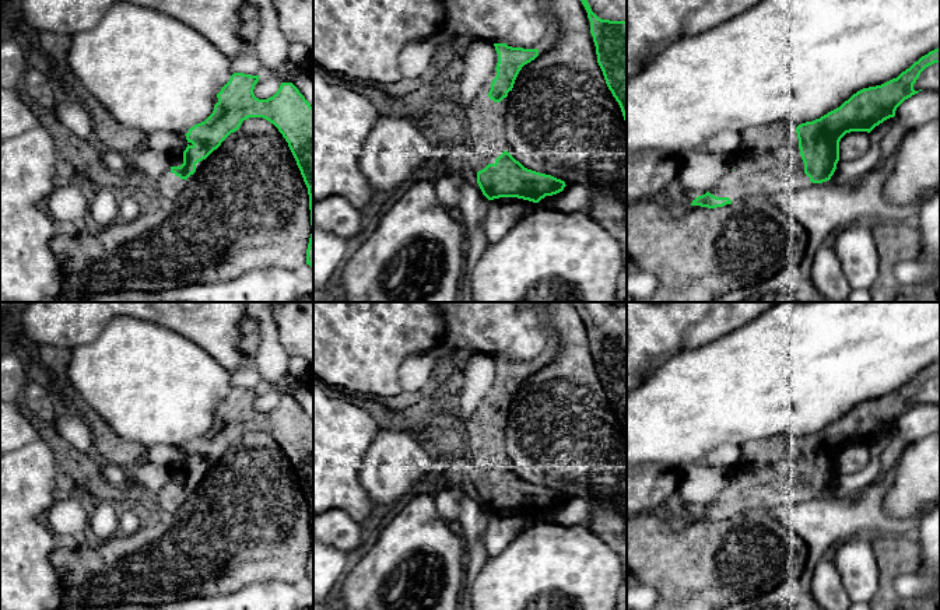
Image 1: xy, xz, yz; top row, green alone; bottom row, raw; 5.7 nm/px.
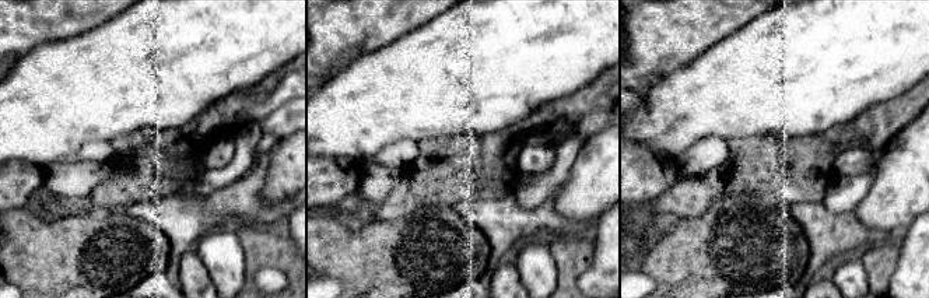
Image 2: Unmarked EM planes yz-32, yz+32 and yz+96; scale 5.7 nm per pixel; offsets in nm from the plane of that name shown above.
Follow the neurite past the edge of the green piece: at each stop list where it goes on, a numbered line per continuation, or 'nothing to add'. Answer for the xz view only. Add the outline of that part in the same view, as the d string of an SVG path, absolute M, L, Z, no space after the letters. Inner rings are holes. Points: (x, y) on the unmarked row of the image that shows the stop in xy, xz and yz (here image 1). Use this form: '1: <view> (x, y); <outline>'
1: xz (487, 435); M490 392L467 423L467 452L474 463L491 463L508 452L508 427L511 416L494 416L488 406Z

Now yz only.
nothing to add

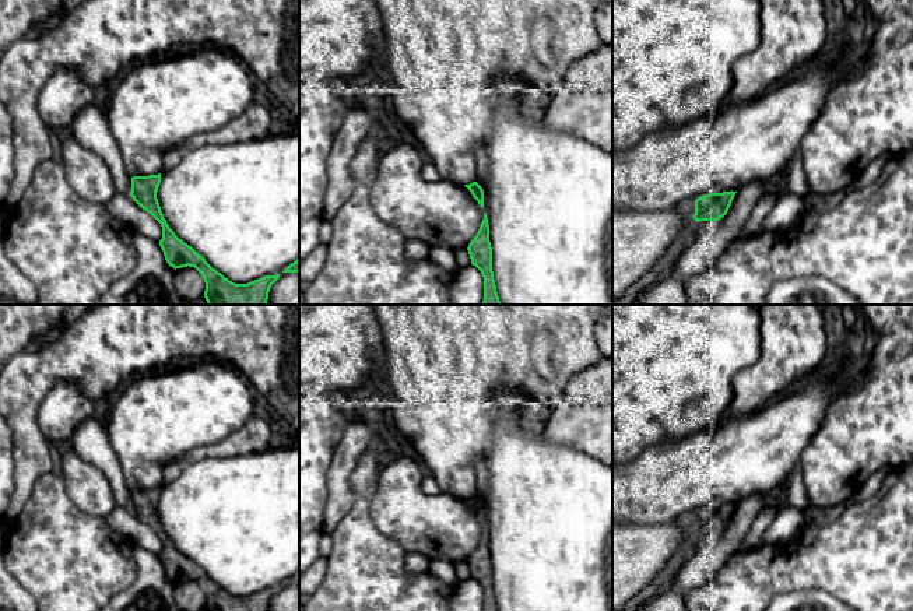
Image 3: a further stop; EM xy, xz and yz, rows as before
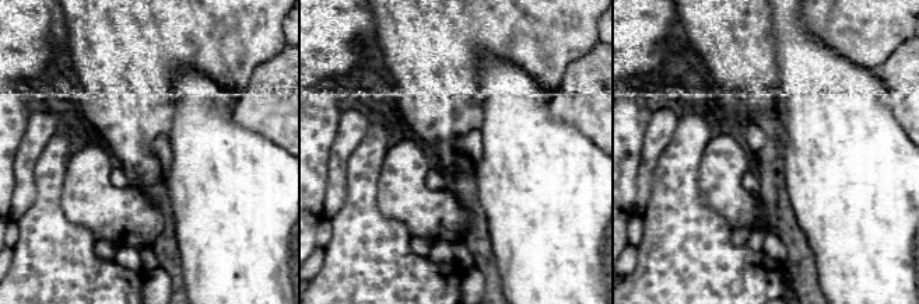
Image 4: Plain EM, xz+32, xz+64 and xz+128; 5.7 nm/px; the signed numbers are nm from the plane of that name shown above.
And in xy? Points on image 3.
nothing to add

